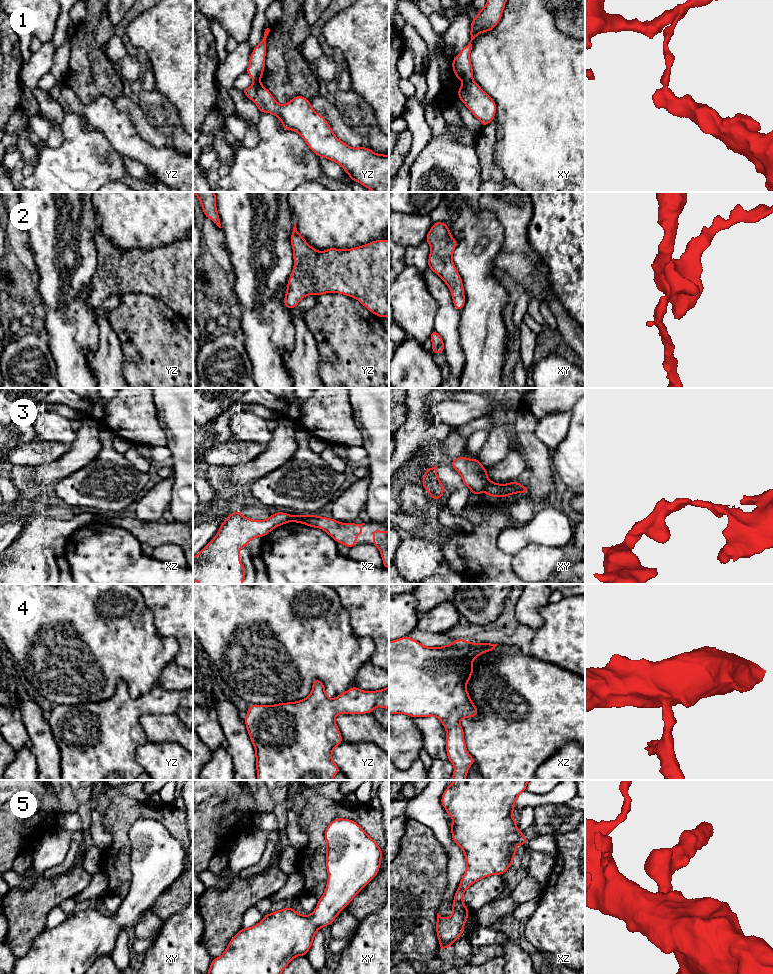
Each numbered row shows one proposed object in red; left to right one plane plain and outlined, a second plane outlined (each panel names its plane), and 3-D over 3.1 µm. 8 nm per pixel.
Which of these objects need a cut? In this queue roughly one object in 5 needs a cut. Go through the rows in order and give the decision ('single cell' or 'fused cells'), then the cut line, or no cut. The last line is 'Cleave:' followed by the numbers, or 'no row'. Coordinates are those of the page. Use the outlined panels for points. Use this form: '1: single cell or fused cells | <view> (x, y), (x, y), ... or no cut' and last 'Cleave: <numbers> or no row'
1: fused cells | xy (472, 79), (463, 82)
2: single cell | no cut
3: fused cells | xy (490, 481), (483, 490)
4: single cell | no cut
5: single cell | no cut
Cleave: 1, 3

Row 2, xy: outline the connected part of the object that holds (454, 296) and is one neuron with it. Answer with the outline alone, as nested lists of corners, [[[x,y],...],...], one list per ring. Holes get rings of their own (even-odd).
[[[435,222],[426,235],[426,241],[430,245],[428,267],[448,286],[455,309],[462,310],[465,305],[463,282],[452,259],[456,240],[446,223]]]

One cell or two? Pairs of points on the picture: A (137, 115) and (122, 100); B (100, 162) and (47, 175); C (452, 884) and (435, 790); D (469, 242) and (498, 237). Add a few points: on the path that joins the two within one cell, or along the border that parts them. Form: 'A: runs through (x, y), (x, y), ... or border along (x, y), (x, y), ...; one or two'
A: runs through (133, 111), (126, 104); one
B: runs through (87, 175), (83, 179), (60, 179); one
C: runs through (454, 861), (454, 851), (442, 833), (435, 813); one
D: runs through (476, 235), (478, 233), (491, 233); one

